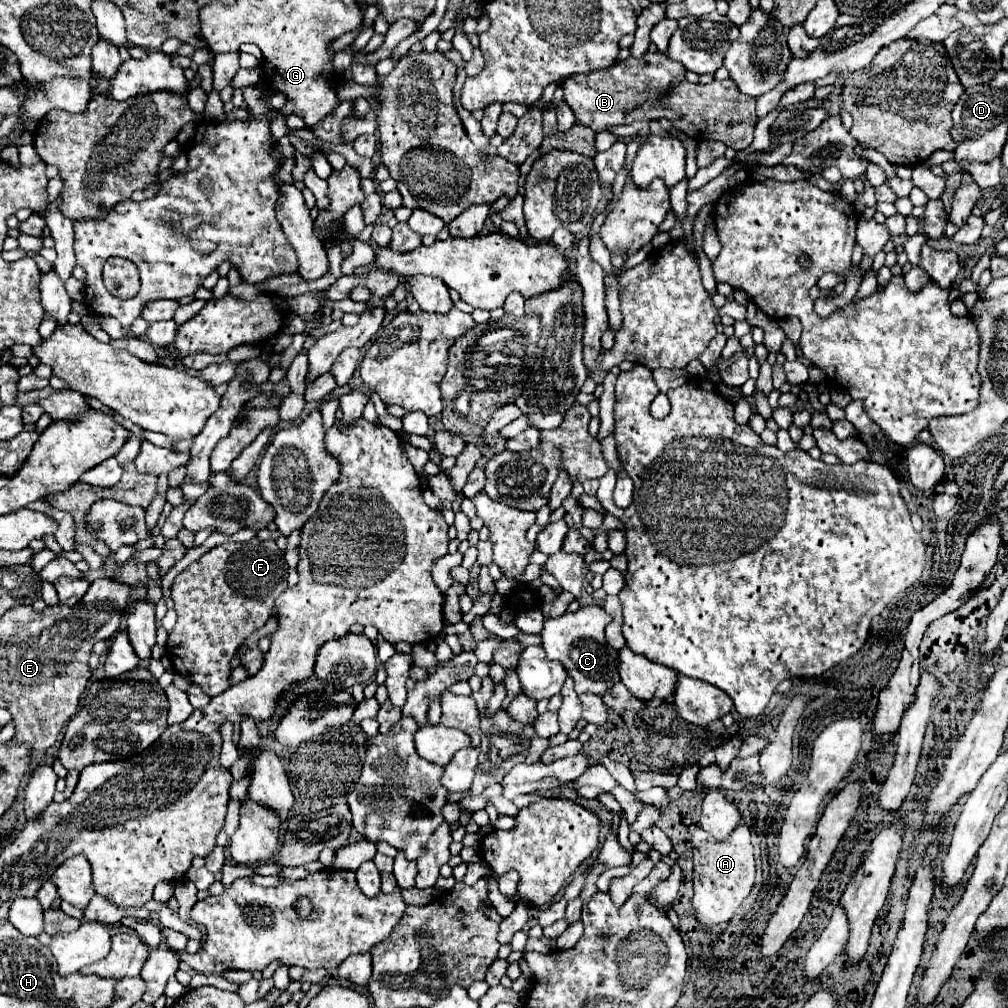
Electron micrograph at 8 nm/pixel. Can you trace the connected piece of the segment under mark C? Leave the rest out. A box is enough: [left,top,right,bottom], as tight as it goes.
[541,605,619,695]

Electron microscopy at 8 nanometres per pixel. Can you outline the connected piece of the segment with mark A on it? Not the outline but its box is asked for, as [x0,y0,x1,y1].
[693,825,755,927]

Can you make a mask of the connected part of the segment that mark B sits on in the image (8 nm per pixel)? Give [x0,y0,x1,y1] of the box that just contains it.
[563,53,685,131]

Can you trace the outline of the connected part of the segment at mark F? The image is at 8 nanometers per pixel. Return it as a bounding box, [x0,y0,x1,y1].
[167,539,287,697]

